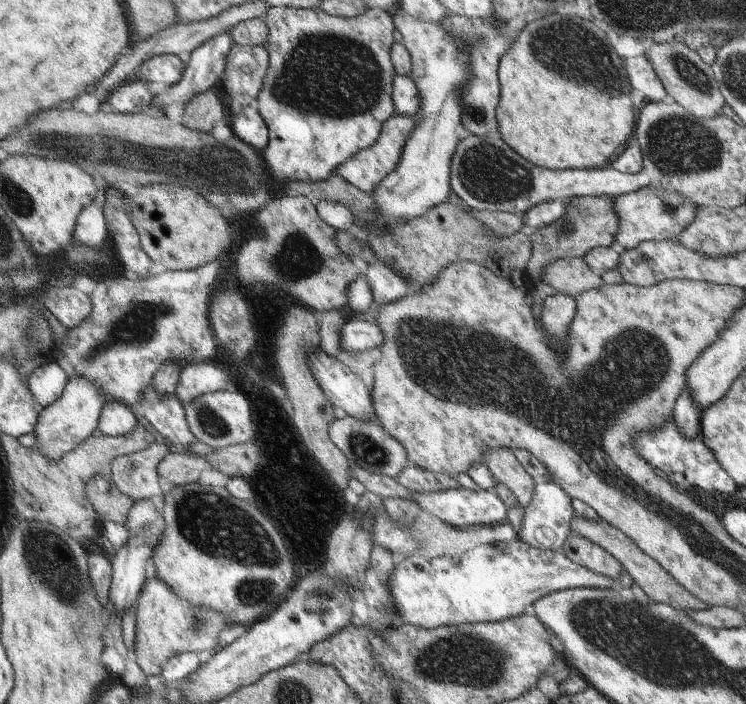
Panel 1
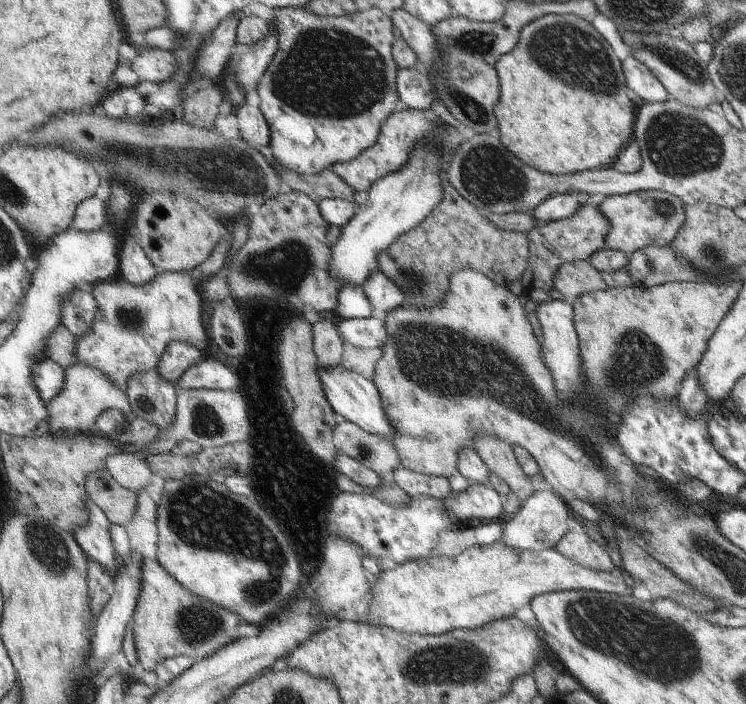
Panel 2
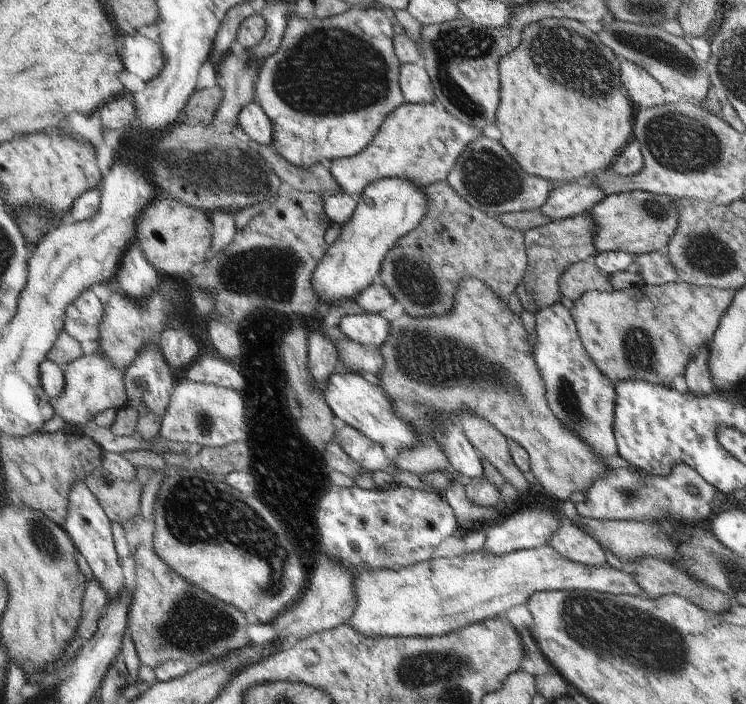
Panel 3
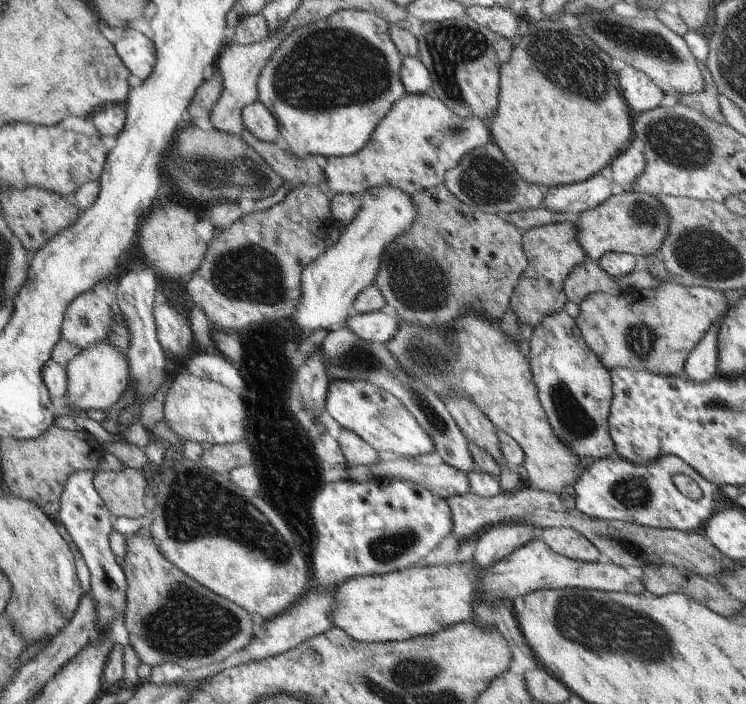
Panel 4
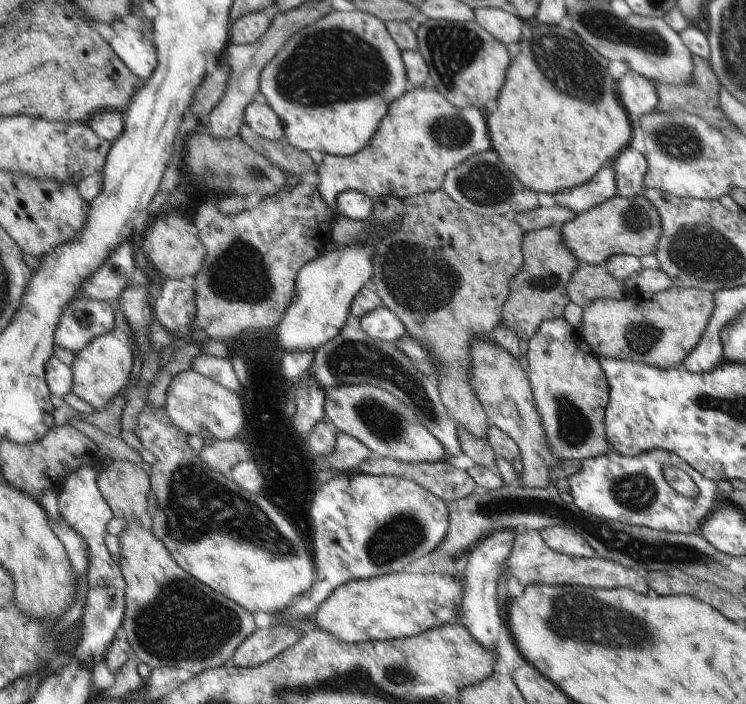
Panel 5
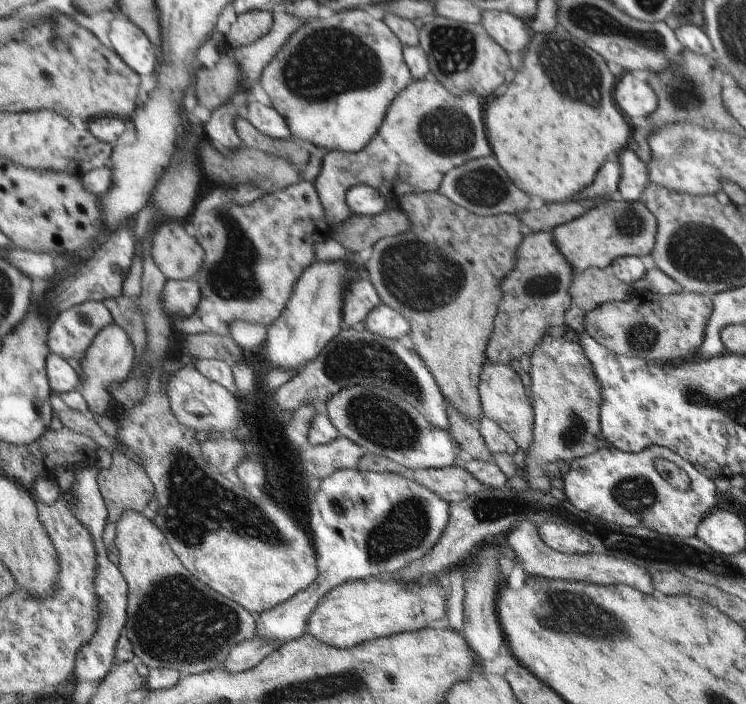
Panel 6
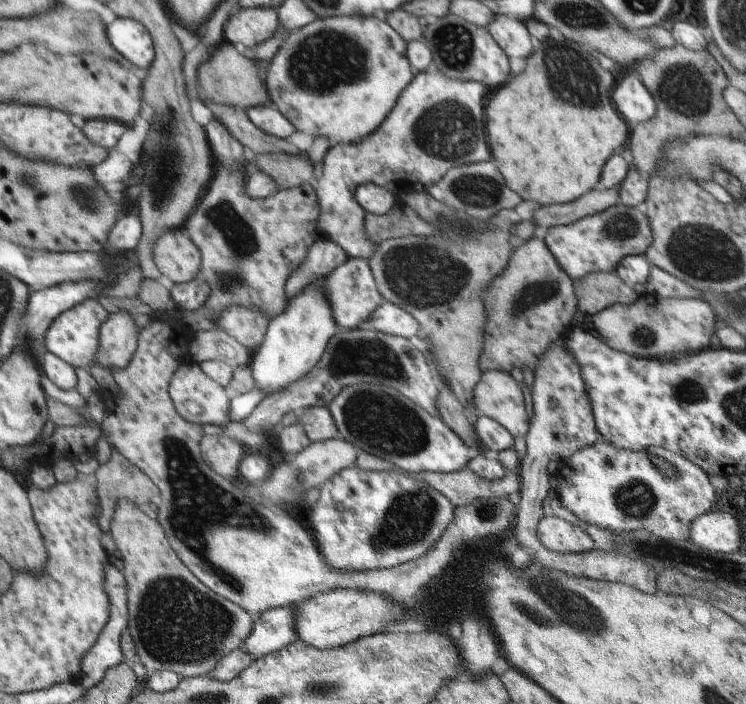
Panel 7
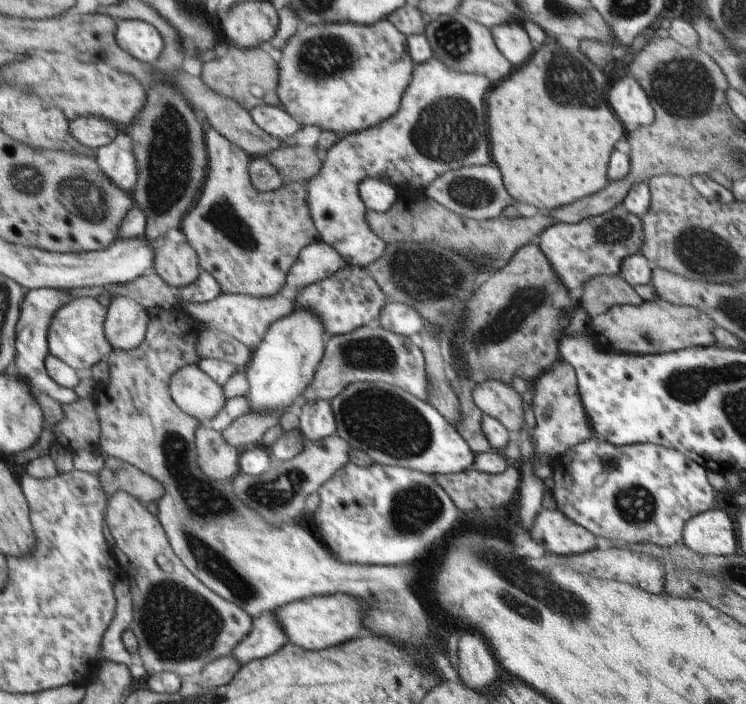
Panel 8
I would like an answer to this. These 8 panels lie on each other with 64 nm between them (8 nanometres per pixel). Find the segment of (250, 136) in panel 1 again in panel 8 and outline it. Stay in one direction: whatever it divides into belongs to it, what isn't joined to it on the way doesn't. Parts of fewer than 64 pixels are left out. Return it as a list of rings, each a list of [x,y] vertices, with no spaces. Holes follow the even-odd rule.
[[[257,105],[248,110],[252,122],[263,132],[283,143],[285,138],[300,130],[294,120],[281,107]]]

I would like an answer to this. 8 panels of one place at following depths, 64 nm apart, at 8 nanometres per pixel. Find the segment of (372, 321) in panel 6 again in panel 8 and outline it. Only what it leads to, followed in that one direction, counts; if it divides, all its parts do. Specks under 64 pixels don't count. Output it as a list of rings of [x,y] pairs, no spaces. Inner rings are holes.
[[[387,301],[380,311],[376,324],[402,336],[421,332],[425,322],[415,307],[399,301]]]

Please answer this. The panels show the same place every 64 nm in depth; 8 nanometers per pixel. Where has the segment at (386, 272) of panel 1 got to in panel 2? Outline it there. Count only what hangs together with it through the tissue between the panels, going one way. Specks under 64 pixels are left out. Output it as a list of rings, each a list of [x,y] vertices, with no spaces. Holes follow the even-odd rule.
[[[378,266],[367,276],[361,290],[363,290],[372,312],[376,314],[387,313],[405,303],[401,290],[389,280],[389,276],[383,276],[383,272]]]

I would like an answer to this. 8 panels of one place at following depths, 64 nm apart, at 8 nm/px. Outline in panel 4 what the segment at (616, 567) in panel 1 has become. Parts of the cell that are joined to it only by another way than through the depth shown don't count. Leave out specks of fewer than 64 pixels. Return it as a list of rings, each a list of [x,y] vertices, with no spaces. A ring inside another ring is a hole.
[[[547,527],[539,530],[538,537],[553,552],[571,560],[597,562],[602,559],[599,550],[573,528]]]

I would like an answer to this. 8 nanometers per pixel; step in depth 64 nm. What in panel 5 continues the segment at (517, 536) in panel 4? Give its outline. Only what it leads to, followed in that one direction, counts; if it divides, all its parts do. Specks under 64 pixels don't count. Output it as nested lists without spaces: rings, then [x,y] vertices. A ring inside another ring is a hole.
[[[499,530],[485,536],[481,542],[471,548],[466,560],[463,576],[463,600],[461,600],[460,619],[457,621],[468,629],[469,636],[477,640],[485,650],[495,650],[497,638],[499,638],[499,628],[501,628],[501,618],[497,612],[497,590],[496,580],[503,571],[503,564],[513,548],[517,532],[515,530]]]

